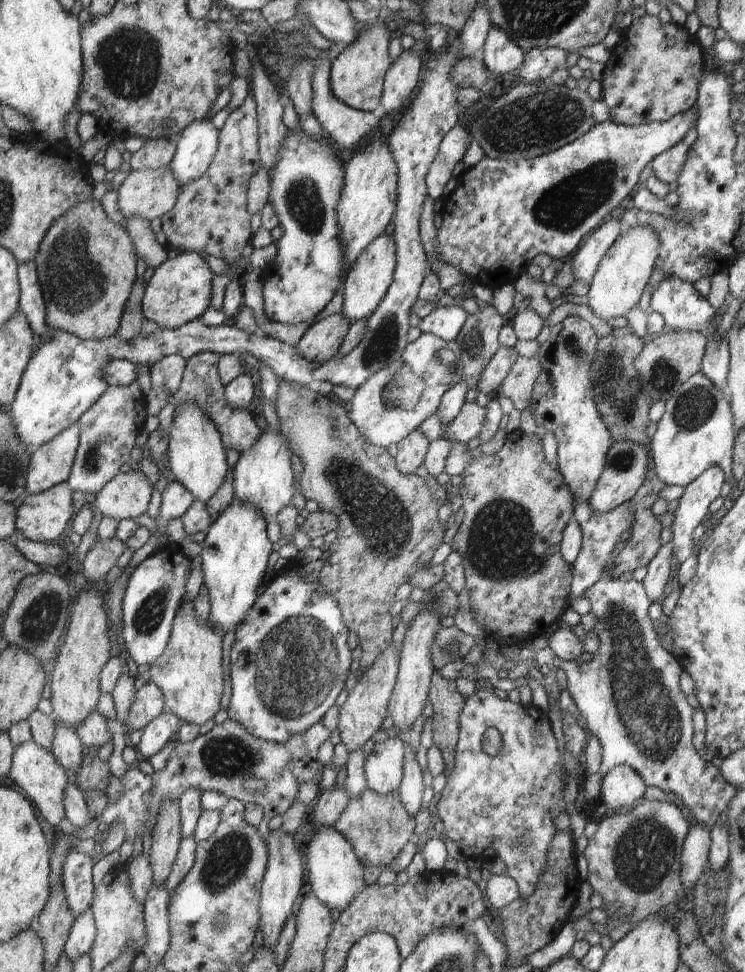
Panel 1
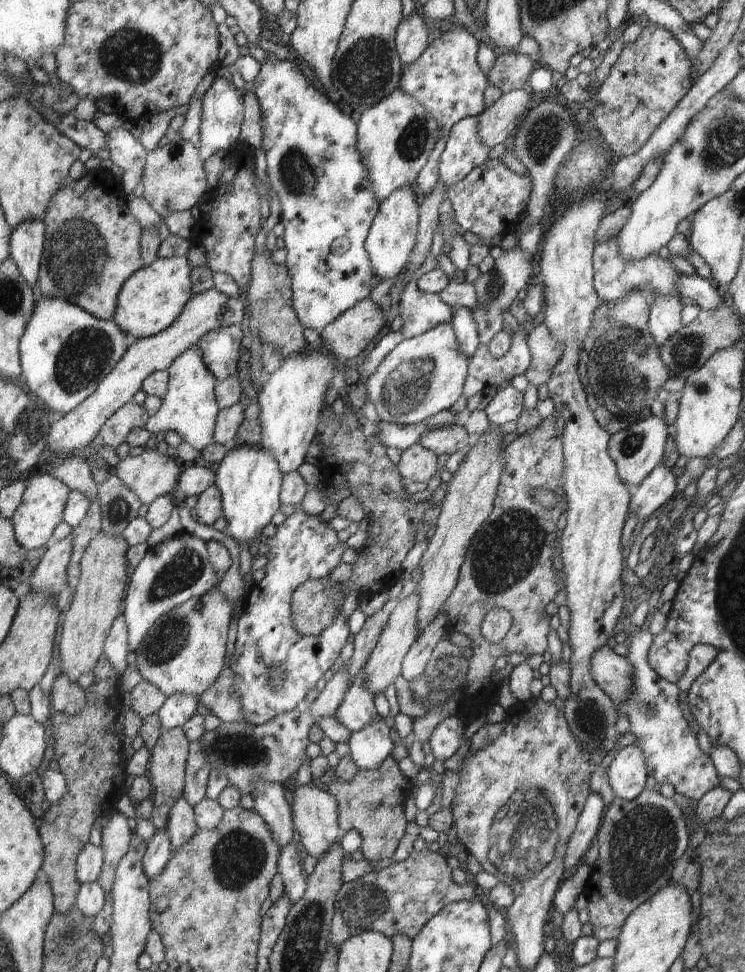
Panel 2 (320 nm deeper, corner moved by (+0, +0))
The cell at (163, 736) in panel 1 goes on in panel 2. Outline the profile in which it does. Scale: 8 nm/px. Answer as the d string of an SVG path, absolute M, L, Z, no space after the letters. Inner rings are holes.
M170 695L157 712L162 729L181 727L188 722L197 709L201 709L199 699L192 695Z

